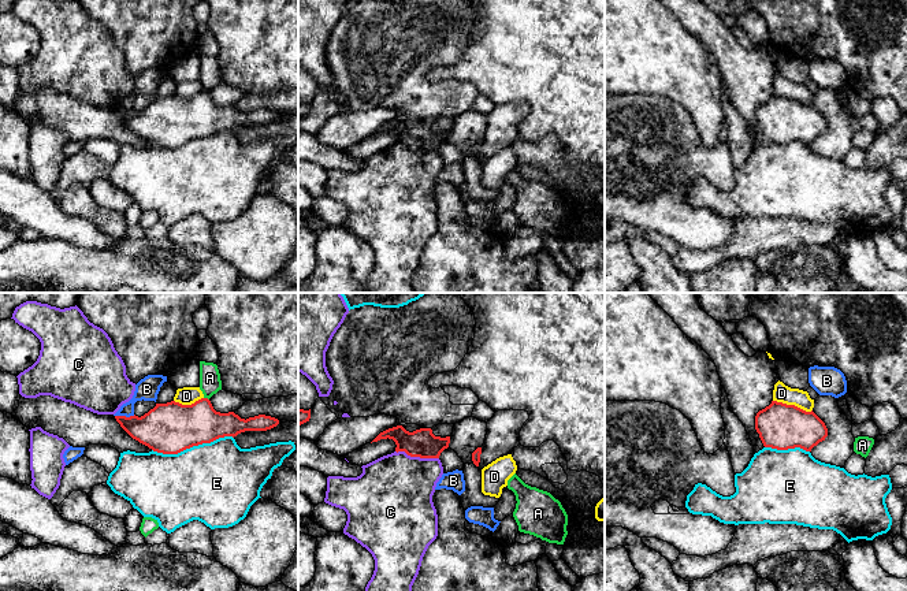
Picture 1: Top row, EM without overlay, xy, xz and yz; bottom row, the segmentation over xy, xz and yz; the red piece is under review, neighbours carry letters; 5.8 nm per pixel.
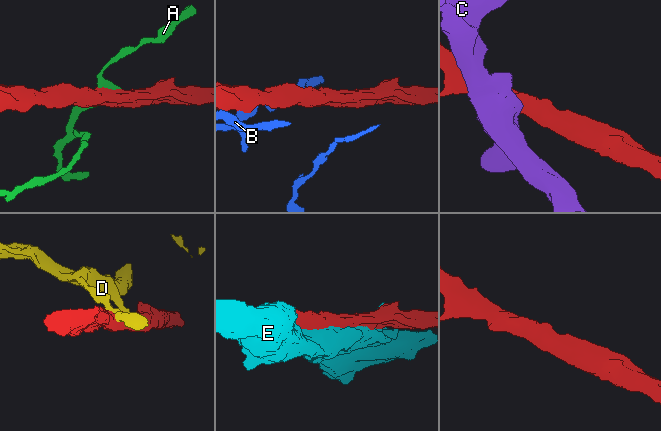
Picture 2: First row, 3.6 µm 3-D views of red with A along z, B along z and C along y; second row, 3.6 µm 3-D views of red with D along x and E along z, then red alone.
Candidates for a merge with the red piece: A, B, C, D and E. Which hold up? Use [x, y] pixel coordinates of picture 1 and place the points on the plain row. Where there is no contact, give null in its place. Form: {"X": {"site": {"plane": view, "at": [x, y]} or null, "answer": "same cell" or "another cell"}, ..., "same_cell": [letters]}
{"A": {"site": {"plane": "xy", "at": [207, 92]}, "answer": "another cell"}, "B": {"site": {"plane": "xy", "at": [125, 110]}, "answer": "another cell"}, "C": {"site": {"plane": "xz", "at": [417, 149]}, "answer": "another cell"}, "D": {"site": {"plane": "yz", "at": [792, 99]}, "answer": "another cell"}, "E": {"site": {"plane": "xy", "at": [192, 140]}, "answer": "another cell"}, "same_cell": []}

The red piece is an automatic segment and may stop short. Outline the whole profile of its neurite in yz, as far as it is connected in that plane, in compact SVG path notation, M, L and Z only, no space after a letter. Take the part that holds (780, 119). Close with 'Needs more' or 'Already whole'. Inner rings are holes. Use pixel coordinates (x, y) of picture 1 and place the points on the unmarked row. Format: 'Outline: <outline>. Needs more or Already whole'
Outline: M777 94L757 107L755 123L765 141L777 144L800 141L811 145L828 130L825 116L813 104Z. Already whole

